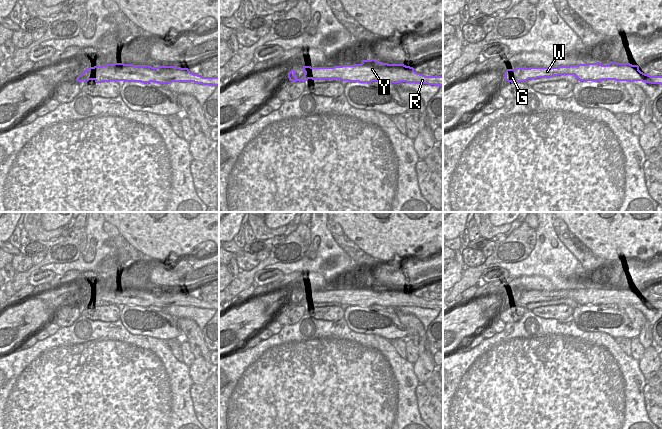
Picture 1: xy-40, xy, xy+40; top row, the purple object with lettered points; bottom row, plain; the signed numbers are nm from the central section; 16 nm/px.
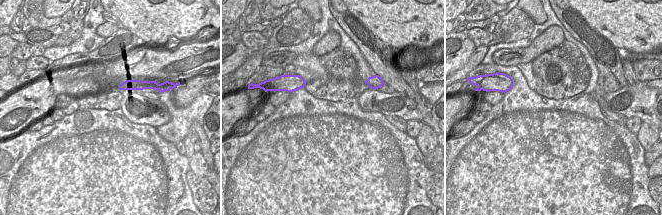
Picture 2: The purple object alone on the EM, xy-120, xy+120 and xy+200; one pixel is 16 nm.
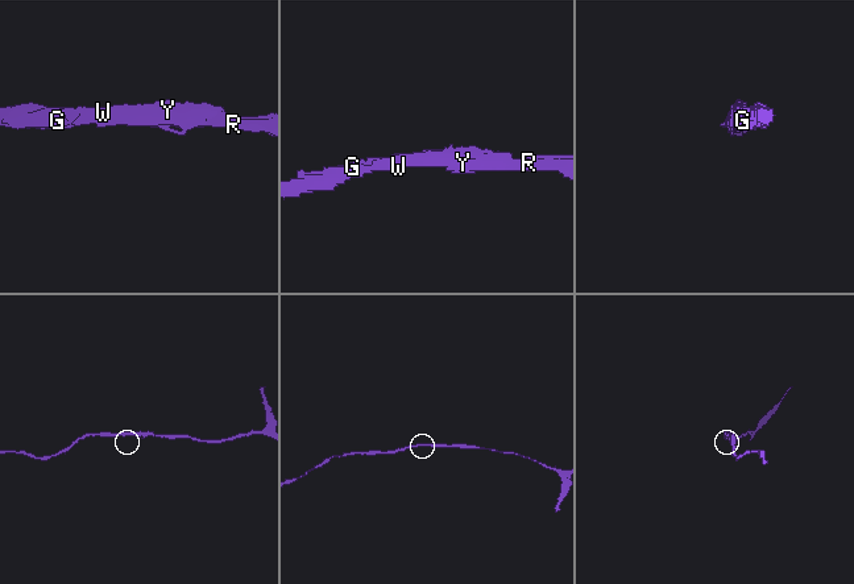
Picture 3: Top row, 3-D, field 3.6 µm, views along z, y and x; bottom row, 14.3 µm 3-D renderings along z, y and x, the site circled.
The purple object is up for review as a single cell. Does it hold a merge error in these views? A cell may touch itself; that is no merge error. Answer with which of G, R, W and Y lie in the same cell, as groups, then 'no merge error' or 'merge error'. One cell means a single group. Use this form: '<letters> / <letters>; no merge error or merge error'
G R W Y; no merge error

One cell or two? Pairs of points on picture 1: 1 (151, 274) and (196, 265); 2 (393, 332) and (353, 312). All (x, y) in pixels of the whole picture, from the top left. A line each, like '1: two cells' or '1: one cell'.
1: one cell
2: one cell

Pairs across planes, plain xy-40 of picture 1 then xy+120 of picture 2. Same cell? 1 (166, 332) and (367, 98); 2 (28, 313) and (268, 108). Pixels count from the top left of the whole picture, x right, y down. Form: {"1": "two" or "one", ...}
{"1": "one", "2": "two"}

